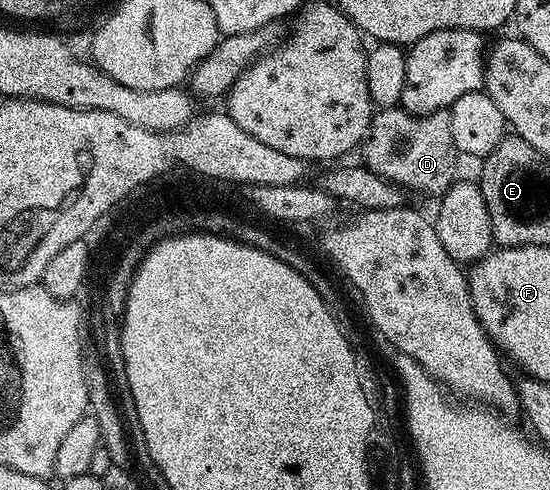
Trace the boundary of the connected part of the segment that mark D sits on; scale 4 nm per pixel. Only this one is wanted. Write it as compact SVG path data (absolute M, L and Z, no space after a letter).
M402 107L379 109L372 116L371 127L363 139L362 164L369 172L383 177L404 191L438 198L456 180L455 164L461 160L461 154L453 143L450 118L450 112L445 109L439 109L424 117L416 117Z

